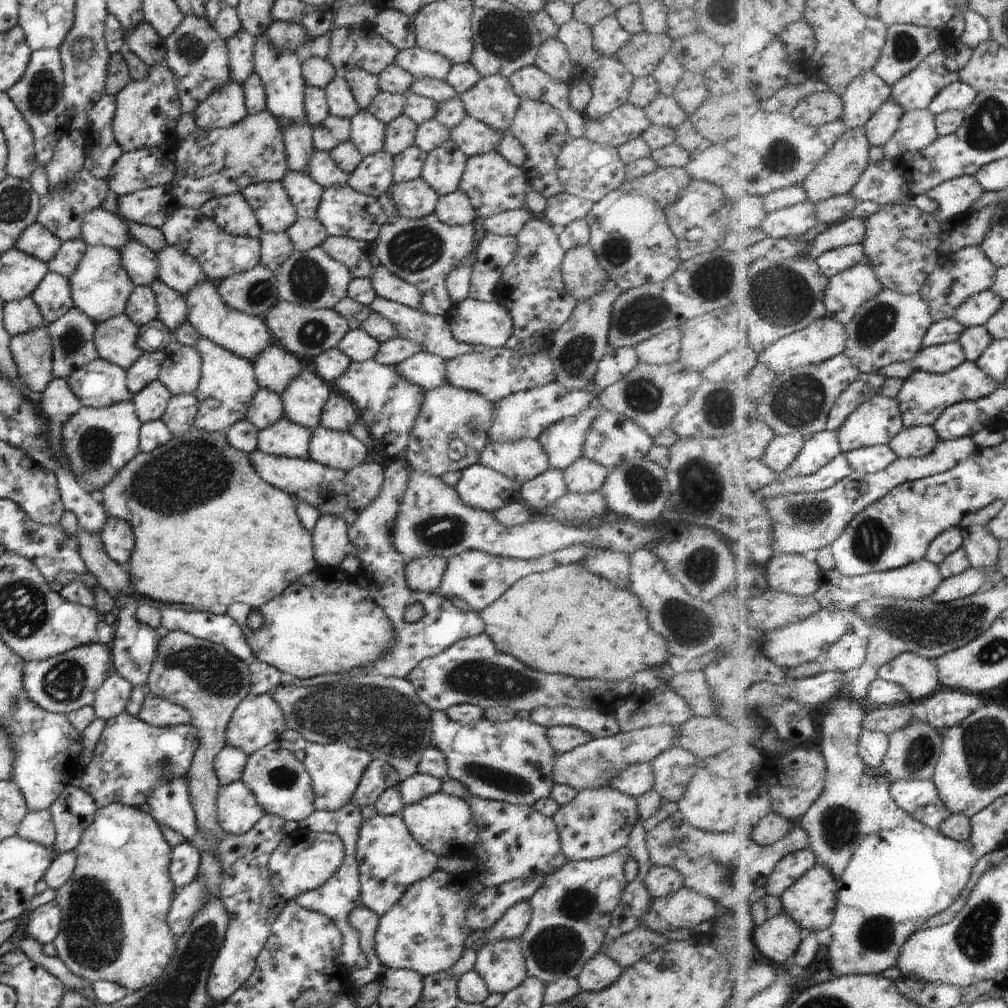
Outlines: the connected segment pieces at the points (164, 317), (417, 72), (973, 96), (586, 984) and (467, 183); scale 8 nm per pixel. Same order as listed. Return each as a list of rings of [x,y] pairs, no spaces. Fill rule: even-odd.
[[[158,279],[150,288],[156,296],[157,319],[164,324],[172,336],[180,326],[183,326],[183,323],[187,323],[188,306],[185,298]]]
[[[413,47],[409,50],[399,51],[396,54],[394,64],[412,74],[414,78],[436,78],[436,80],[446,81],[446,76],[452,68],[452,62],[434,52]]]
[[[959,81],[946,88],[932,102],[929,110],[932,110],[936,116],[940,116],[948,111],[967,112],[974,106],[974,102],[977,102],[979,94],[980,92],[976,91],[974,86]]]
[[[594,954],[577,977],[581,991],[588,993],[599,992],[613,986],[614,982],[622,975],[623,969],[618,962],[614,962],[610,956]]]
[[[497,151],[468,157],[459,190],[470,198],[475,214],[481,220],[525,207],[527,179],[520,167],[508,163]]]

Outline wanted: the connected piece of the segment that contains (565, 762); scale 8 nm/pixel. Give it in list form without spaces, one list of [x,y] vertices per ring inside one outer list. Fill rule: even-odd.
[[[655,725],[654,727],[619,733],[612,737],[590,740],[587,744],[578,746],[569,752],[558,754],[553,765],[551,779],[553,783],[570,786],[577,792],[609,787],[611,781],[619,773],[629,768],[631,764],[650,763],[664,751],[672,748],[672,740],[677,734],[678,727]]]

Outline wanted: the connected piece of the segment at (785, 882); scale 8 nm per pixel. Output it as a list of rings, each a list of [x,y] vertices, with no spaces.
[[[812,849],[800,850],[786,856],[770,876],[769,884],[766,884],[763,892],[782,898],[804,874],[808,874],[818,864],[818,856]]]

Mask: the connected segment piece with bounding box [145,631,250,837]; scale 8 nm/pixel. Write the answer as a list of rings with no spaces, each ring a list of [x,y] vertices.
[[[170,631],[165,638],[161,638],[157,645],[157,654],[154,658],[147,685],[145,687],[153,696],[168,700],[190,712],[191,726],[197,731],[199,748],[192,758],[190,769],[187,771],[188,791],[192,798],[198,830],[222,837],[225,831],[220,827],[217,816],[217,799],[220,785],[214,775],[214,758],[226,747],[225,731],[234,710],[238,704],[250,694],[249,666],[240,658],[229,652],[224,646],[205,639],[198,639],[183,631]]]

